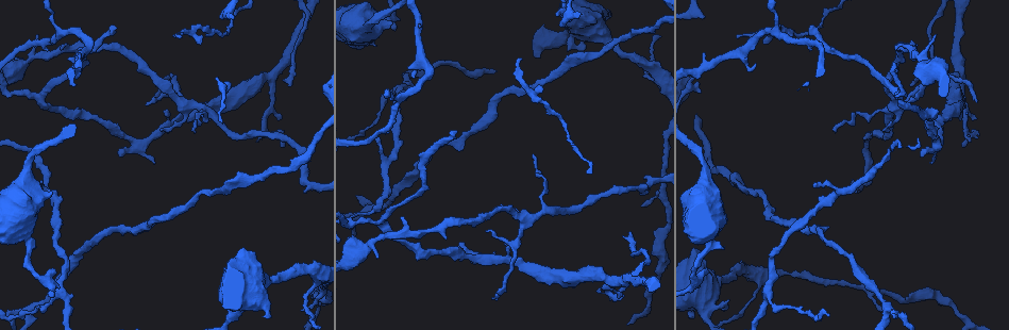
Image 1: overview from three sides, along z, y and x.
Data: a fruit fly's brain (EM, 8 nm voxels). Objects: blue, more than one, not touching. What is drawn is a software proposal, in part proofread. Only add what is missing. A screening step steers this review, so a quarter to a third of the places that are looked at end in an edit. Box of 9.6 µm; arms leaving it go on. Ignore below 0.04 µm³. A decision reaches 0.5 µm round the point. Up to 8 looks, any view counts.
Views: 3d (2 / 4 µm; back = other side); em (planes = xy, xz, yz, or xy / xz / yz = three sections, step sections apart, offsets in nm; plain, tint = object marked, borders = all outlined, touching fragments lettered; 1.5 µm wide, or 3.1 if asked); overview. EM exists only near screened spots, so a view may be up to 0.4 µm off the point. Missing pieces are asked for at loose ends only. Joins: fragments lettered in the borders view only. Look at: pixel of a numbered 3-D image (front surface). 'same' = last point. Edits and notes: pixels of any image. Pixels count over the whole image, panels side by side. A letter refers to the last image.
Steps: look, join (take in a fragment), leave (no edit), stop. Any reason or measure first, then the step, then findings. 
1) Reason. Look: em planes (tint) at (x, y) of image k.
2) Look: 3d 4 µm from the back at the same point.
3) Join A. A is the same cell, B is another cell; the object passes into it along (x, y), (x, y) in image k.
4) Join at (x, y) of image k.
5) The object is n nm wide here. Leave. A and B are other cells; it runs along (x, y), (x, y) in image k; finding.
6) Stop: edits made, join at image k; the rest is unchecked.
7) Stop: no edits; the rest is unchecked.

Branch stops here. Look: 3d 2 µm at (922, 157) of image 1.

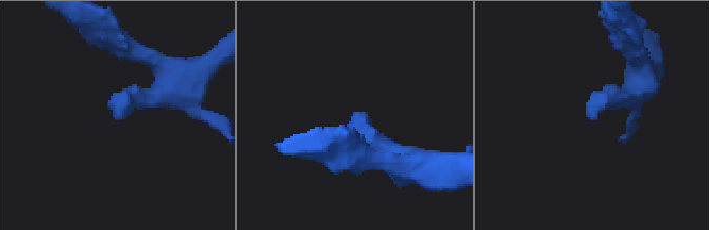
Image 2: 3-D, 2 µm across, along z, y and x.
Need the tissue. Look: em yz step 8 (tint) at (594, 118) of image 2.

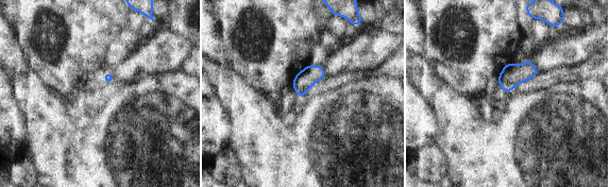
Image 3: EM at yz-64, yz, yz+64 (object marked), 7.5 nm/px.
Look: em planes (borders) at the same point.

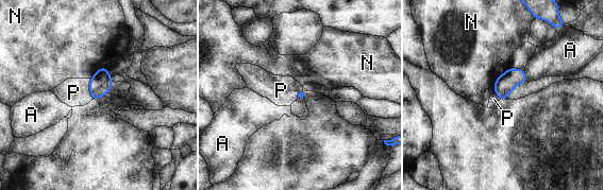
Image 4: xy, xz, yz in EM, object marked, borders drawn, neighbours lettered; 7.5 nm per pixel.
Join P. P is the same cell, A and N are other cells; the object passes into it along (100, 84), (89, 89), (73, 92) in image 4; the neuron continues.

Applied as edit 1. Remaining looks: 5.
Look: overview.

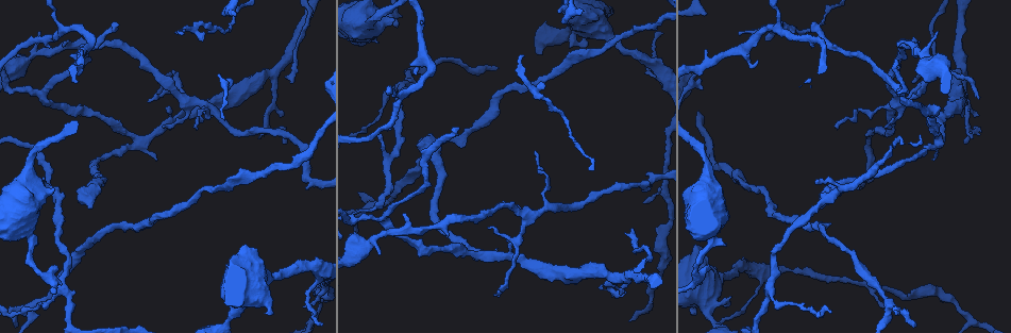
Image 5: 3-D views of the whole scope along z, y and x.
End of a long branch. Look: 3d 2 µm at (92, 206) of image 5.

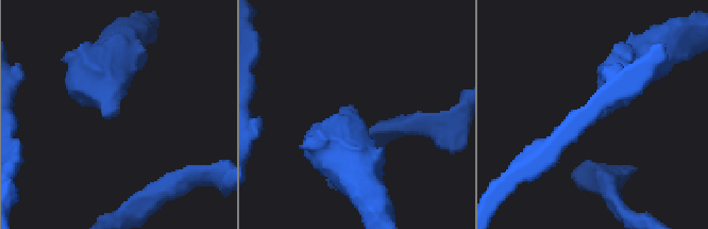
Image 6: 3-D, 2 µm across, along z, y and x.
Now the EM. Look: em xz step 8 (borders) at (357, 112) of image 6.

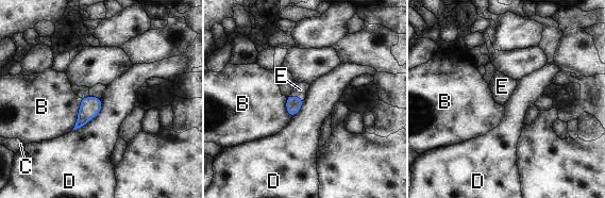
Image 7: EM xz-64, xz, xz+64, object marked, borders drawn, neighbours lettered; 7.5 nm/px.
Join E. E is the same cell, B, C and D are other cells; it goes on there.

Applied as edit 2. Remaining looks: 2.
Stop: edits made, join at image 4, join at image 7; the rest is unchecked.

